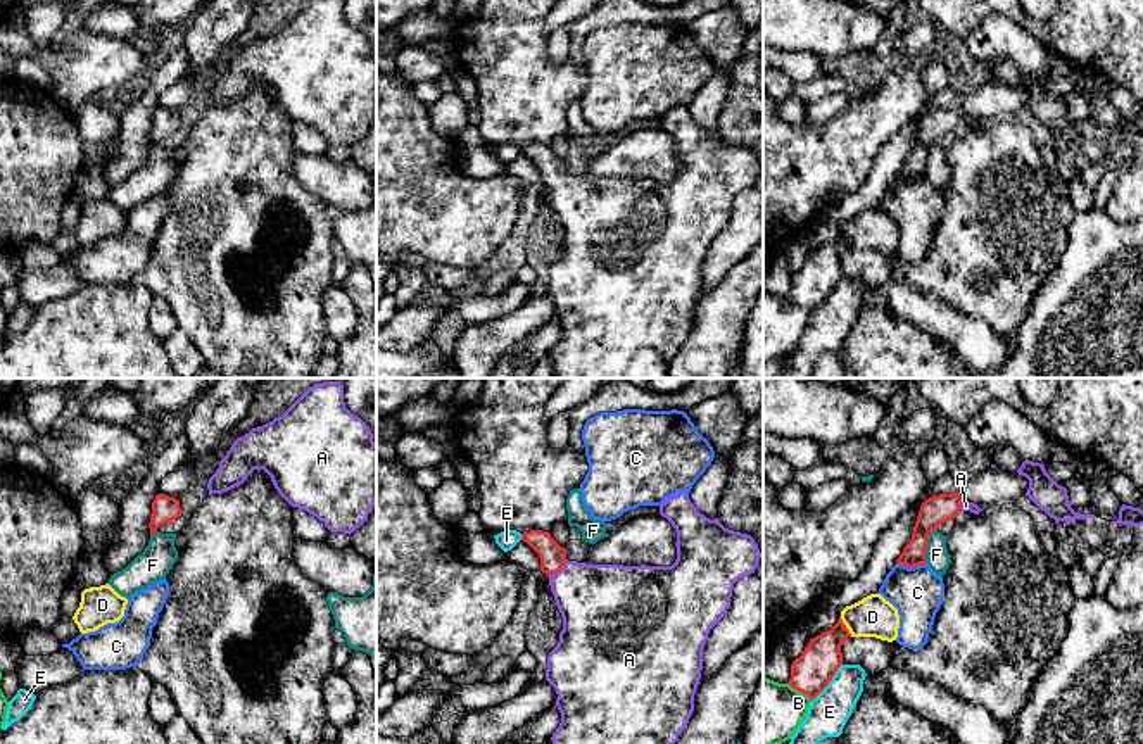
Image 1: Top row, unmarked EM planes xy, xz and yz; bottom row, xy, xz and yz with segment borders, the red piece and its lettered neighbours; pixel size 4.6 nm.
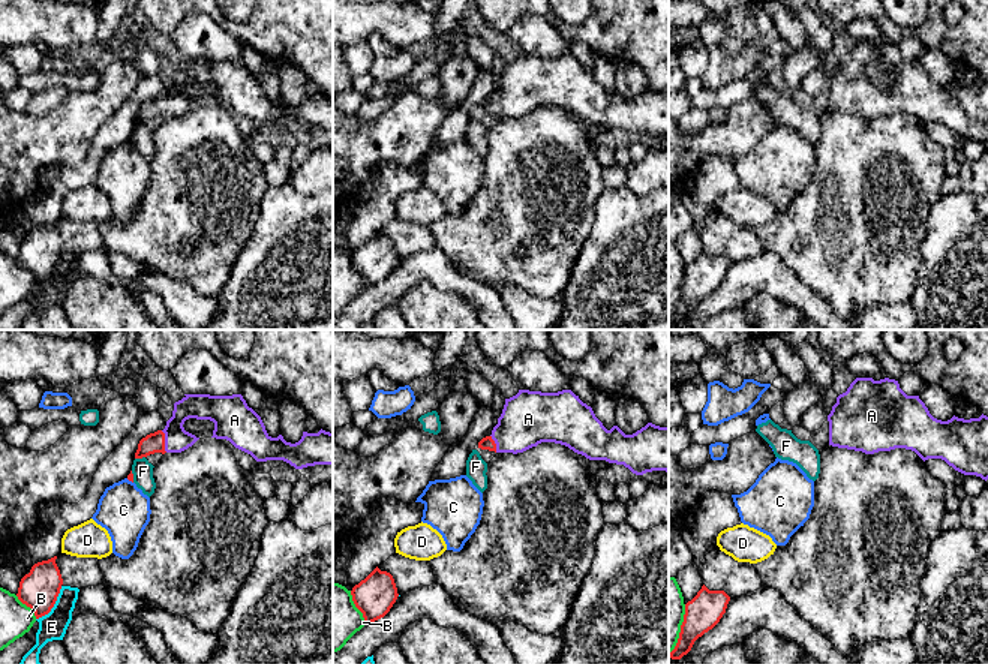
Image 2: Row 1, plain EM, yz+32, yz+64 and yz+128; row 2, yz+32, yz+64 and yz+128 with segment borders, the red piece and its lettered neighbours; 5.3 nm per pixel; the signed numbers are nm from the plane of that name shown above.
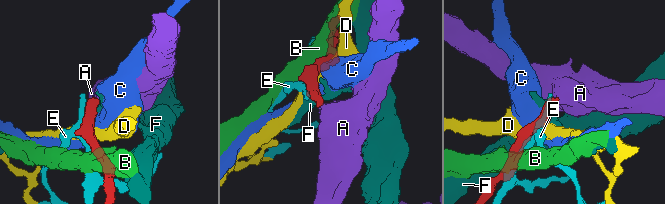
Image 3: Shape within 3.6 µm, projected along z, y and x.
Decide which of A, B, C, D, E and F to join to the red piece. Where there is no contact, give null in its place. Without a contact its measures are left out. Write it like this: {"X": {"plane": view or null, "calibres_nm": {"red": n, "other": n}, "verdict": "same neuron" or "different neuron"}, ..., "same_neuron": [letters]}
{"A": {"plane": "xz", "calibres_nm": {"red": 120, "other": 360}, "verdict": "same neuron"}, "B": {"plane": "yz", "calibres_nm": {"red": 190, "other": 320}, "verdict": "different neuron"}, "C": {"plane": "yz", "calibres_nm": {"red": 110, "other": 240}, "verdict": "different neuron"}, "D": {"plane": "yz", "calibres_nm": {"red": 180, "other": 190}, "verdict": "different neuron"}, "E": {"plane": "yz", "calibres_nm": {"red": 190, "other": 190}, "verdict": "different neuron"}, "F": {"plane": "yz", "calibres_nm": {"red": 130, "other": 110}, "verdict": "different neuron"}, "same_neuron": ["A"]}

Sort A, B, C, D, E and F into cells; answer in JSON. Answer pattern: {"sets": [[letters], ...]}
{"sets": [["A"], ["B"], ["C"], ["D"], ["E"], ["F"]]}

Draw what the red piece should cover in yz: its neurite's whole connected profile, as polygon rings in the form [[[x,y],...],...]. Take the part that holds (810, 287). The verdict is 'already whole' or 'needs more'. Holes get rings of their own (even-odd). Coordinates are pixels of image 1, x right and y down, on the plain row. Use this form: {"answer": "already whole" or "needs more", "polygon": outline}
{"answer": "already whole", "polygon": [[[839,230],[830,243],[810,252],[801,269],[793,274],[787,297],[813,314],[843,278],[841,259],[848,250],[851,247]]]}

